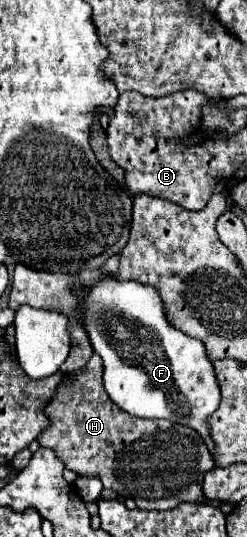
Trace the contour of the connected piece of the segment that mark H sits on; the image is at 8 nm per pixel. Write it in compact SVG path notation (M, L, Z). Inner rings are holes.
M92 354L88 364L60 382L56 394L46 404L46 416L50 418L50 426L42 430L38 436L40 446L54 450L56 458L64 462L64 466L76 474L98 476L104 488L116 490L122 498L130 498L142 510L170 510L182 502L200 502L202 494L202 478L208 470L214 468L214 458L194 428L180 426L172 420L144 420L134 418L128 412L120 410L104 392L102 386L102 360Z

